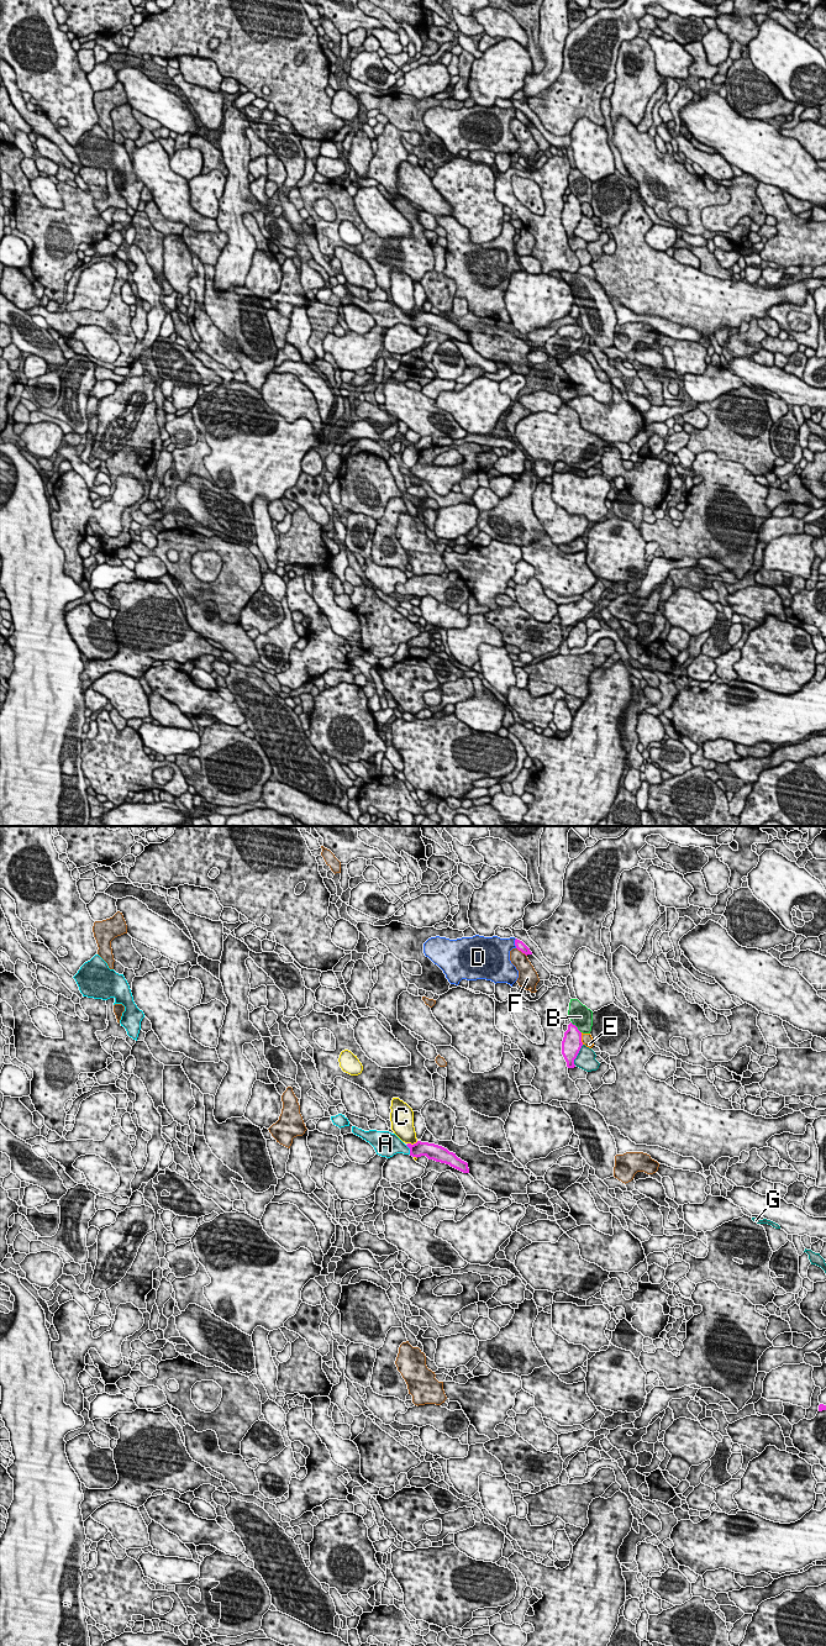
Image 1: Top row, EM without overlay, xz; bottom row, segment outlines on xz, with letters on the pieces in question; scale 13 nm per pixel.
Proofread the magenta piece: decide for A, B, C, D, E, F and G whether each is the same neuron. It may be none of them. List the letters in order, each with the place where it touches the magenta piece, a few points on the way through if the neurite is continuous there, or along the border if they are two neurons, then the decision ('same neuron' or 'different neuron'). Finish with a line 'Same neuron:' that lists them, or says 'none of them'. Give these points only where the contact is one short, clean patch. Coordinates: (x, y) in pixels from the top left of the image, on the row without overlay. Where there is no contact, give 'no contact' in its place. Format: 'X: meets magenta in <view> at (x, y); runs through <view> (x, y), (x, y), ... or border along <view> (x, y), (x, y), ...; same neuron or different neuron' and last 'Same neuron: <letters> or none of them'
A: meets magenta in xz at (410, 320); runs through xz (420, 319), (410, 320), (392, 315); same neuron
B: meets magenta in xz at (577, 198); different neuron
C: meets magenta in xz at (414, 314); different neuron
D: meets magenta in xz at (515, 114); different neuron
E: meets magenta in xz at (580, 209); different neuron
F: meets magenta in xz at (521, 121); different neuron
G: meets magenta in xz at (577, 225); different neuron
Same neuron: A

